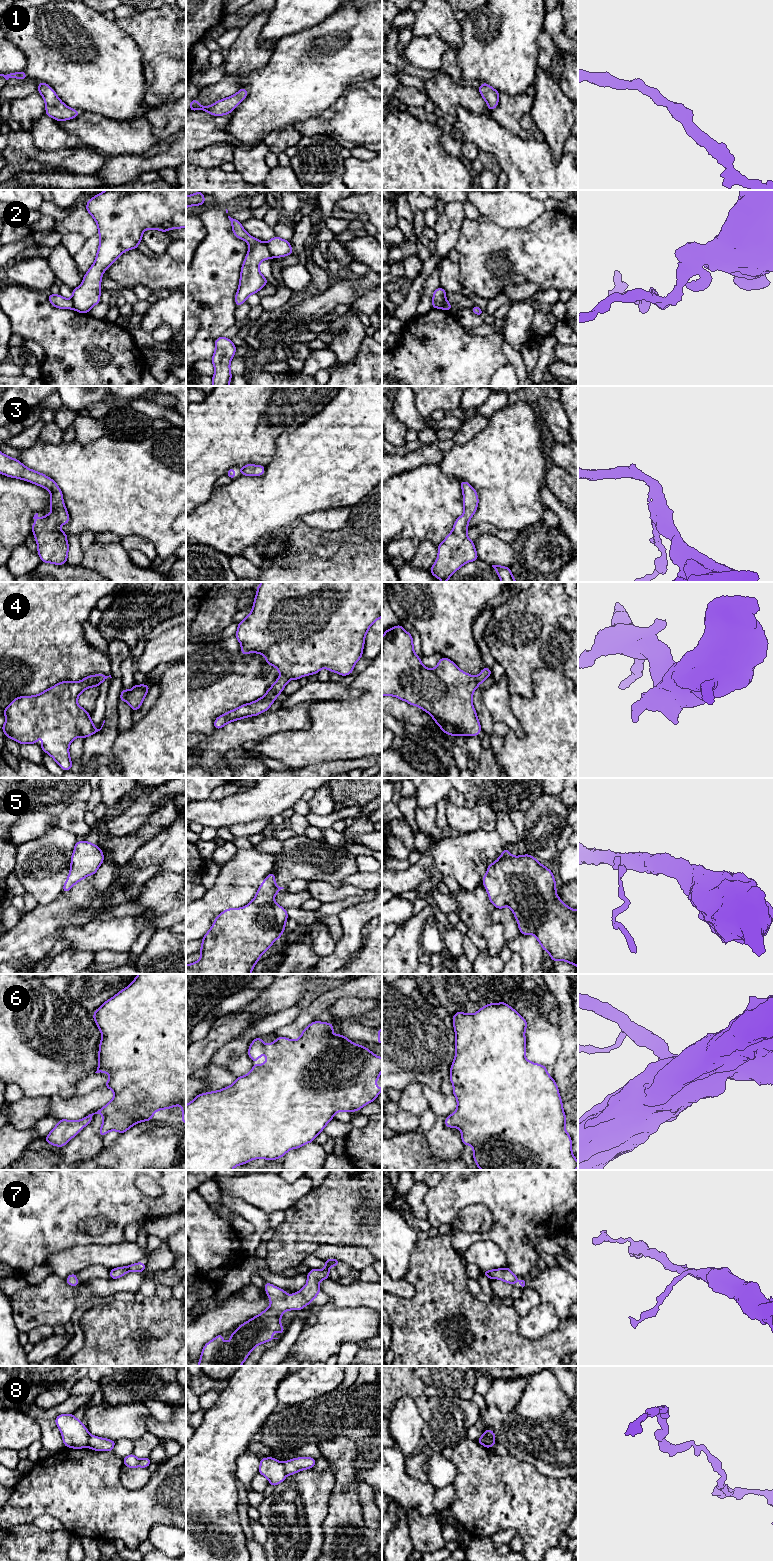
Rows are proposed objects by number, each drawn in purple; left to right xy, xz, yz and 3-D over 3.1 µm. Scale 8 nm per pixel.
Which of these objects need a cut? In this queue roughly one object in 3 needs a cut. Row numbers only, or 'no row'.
2, 8

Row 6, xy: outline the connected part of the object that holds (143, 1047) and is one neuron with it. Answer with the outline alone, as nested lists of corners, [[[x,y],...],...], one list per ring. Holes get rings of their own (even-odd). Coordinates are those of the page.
[[[138,974],[129,986],[103,1003],[93,1013],[93,1018],[102,1034],[95,1073],[110,1075],[104,1086],[114,1092],[114,1097],[103,1108],[84,1119],[60,1119],[44,1140],[63,1147],[92,1121],[94,1114],[103,1116],[99,1130],[102,1137],[112,1130],[124,1133],[137,1123],[150,1121],[158,1110],[177,1105],[182,1106],[182,1123],[186,1124],[186,974]]]

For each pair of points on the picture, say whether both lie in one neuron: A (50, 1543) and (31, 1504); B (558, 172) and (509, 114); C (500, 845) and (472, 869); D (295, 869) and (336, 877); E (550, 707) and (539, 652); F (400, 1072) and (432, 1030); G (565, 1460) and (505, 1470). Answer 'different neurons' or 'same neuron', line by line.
A: different neurons
B: different neurons
C: same neuron
D: same neuron
E: different neurons
F: same neuron
G: different neurons

